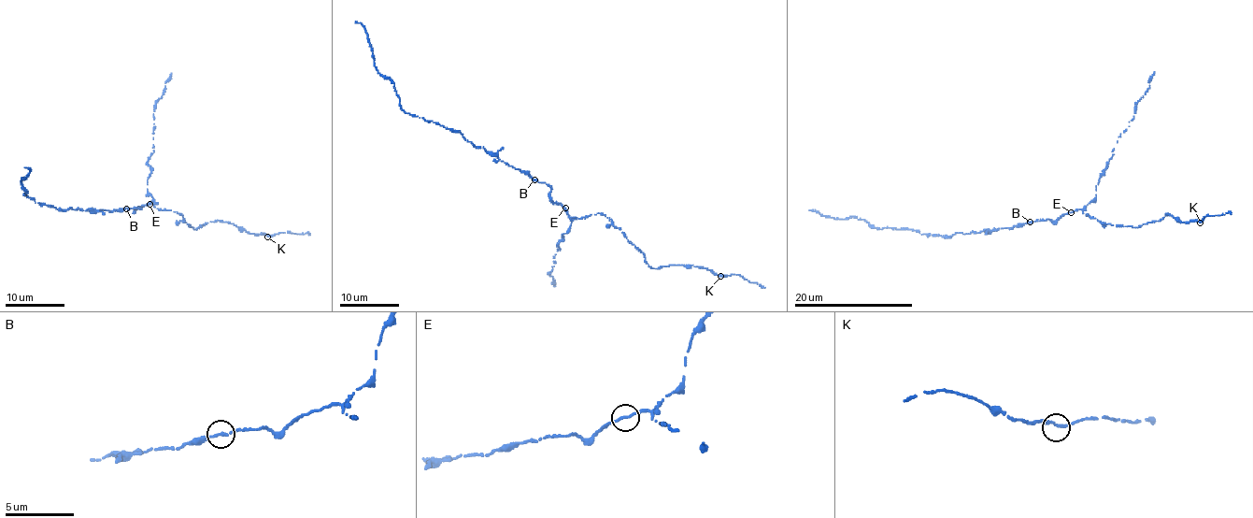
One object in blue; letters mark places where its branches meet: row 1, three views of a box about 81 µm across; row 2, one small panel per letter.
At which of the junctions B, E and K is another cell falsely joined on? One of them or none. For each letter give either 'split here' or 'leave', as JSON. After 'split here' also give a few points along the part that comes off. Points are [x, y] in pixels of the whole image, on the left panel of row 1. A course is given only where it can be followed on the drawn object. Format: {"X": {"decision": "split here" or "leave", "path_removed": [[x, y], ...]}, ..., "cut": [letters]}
{"B": {"decision": "leave"}, "E": {"decision": "leave"}, "K": {"decision": "leave"}, "cut": []}

